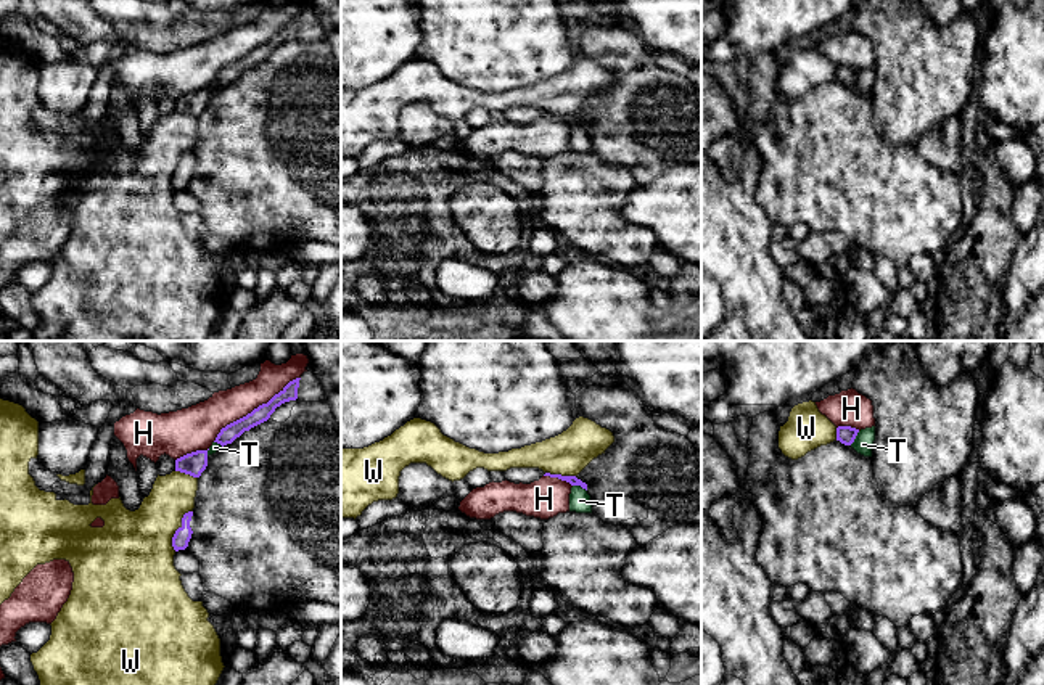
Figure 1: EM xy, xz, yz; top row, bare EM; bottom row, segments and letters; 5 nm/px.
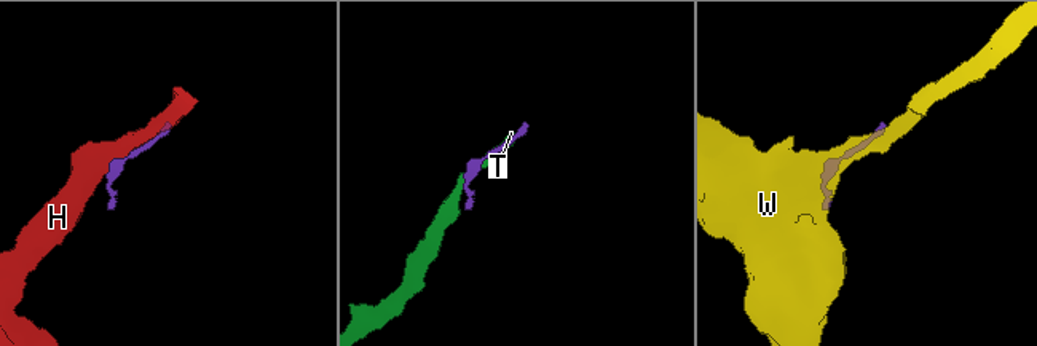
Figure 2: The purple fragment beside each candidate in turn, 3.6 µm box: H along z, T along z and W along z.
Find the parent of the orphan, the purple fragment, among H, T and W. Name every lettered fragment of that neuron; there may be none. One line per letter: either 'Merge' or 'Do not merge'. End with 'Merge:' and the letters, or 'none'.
H: Do not merge
T: Merge
W: Do not merge
Merge: T

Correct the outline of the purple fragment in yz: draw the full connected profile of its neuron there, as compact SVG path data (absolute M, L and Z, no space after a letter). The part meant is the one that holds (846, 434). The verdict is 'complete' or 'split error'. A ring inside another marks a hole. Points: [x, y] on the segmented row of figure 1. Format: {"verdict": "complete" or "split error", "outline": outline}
{"verdict": "split error", "outline": "M838 426L836 441L845 445L851 445L857 453L864 457L872 457L875 426L861 431L851 426Z"}

